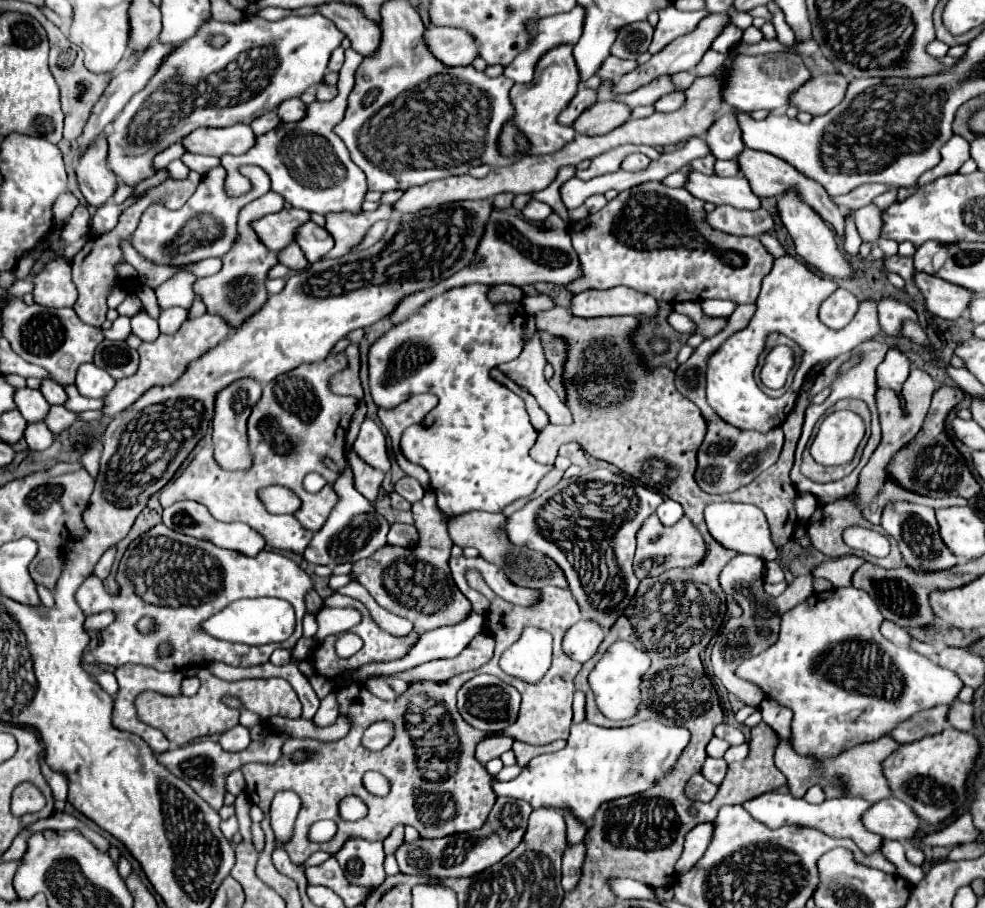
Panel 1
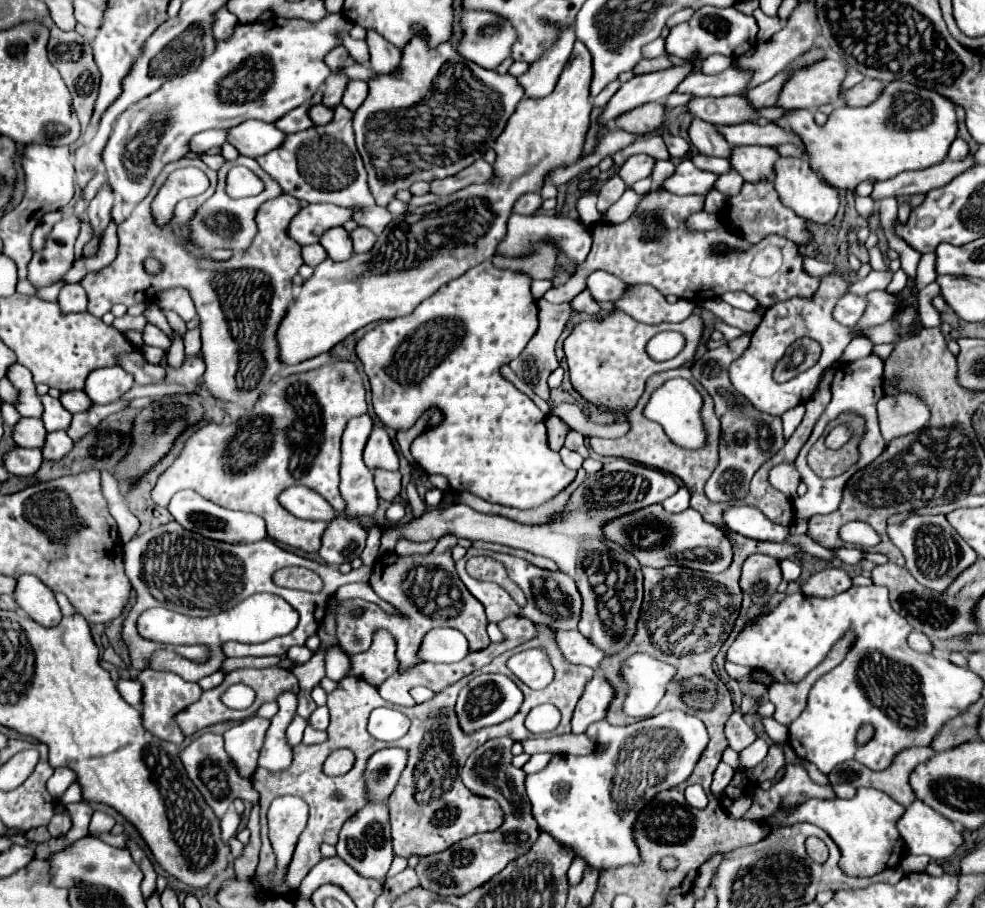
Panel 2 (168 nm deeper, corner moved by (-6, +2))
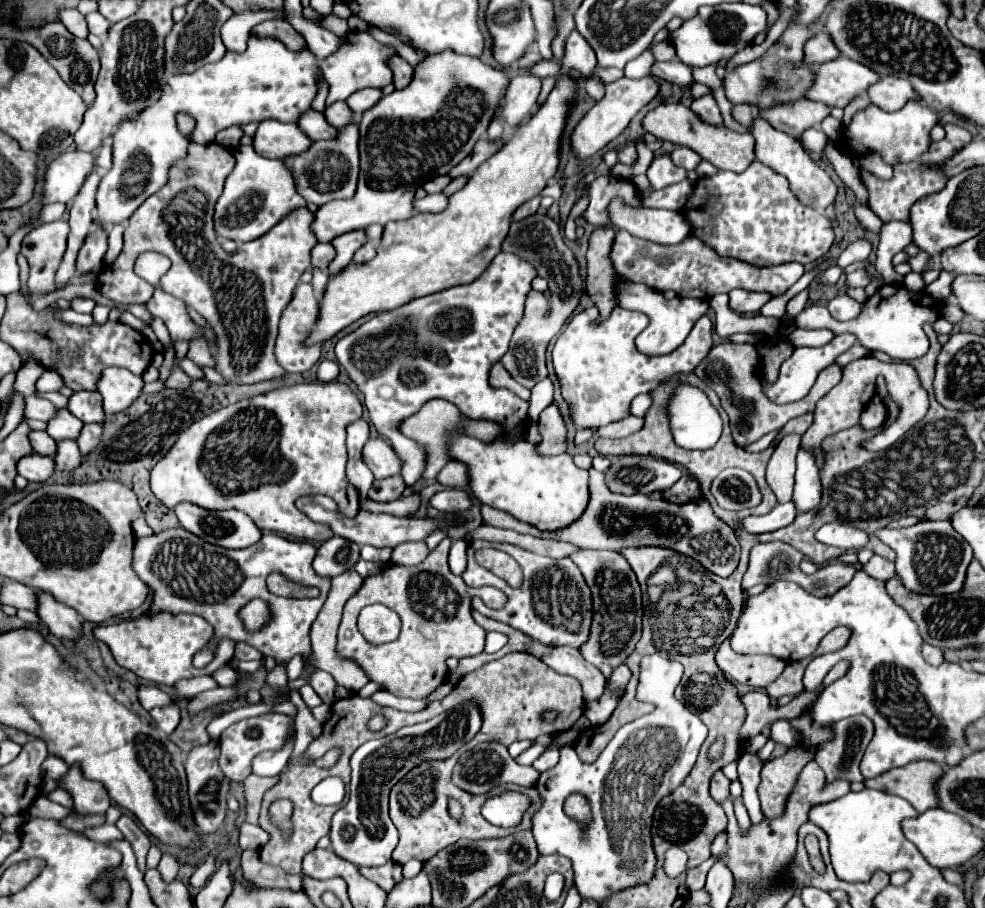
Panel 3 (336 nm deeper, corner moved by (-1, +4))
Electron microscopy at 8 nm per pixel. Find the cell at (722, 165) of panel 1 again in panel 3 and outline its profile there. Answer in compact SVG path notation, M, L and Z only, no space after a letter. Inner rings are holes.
M681 146L681 148L675 148L675 150L673 150L671 160L673 160L675 164L679 164L681 168L685 168L685 170L695 170L695 168L699 166L699 162L701 162L701 156L699 156L695 150Z

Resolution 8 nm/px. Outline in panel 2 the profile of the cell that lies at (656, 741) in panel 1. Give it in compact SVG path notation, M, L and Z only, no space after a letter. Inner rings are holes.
M674 710L674 712L662 712L658 716L622 728L608 724L606 720L600 720L594 722L586 734L598 746L604 746L602 754L586 754L586 756L556 754L542 772L530 774L526 778L526 792L532 804L532 816L538 822L538 828L542 832L550 834L562 846L572 848L574 854L580 856L588 868L602 872L620 866L636 866L640 864L640 850L634 840L634 824L638 812L660 790L670 790L682 784L692 774L704 748L708 746L706 726L700 718Z

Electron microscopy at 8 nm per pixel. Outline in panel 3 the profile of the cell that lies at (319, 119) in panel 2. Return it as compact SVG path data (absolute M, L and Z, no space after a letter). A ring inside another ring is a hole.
M335 102L335 104L327 106L323 114L325 114L327 122L329 122L331 126L335 126L335 128L343 128L345 124L353 122L353 114L351 114L351 110L347 108L345 102Z

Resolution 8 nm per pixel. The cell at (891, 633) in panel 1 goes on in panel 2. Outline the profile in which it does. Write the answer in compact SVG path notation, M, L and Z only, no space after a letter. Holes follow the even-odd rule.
M912 632L910 636L908 636L908 644L912 646L912 650L916 650L916 652L922 652L922 654L930 654L932 652L932 642L922 634L922 632Z

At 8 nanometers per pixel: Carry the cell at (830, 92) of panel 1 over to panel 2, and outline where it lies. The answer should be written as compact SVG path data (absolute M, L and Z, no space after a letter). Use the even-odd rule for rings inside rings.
M864 78L852 90L842 92L842 100L848 106L870 106L872 102L876 102L876 98L880 98L880 90L884 90L884 84L880 80Z

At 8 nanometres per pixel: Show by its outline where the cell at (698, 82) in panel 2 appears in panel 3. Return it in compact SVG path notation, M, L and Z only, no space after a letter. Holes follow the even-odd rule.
M823 20L815 22L811 28L807 26L789 26L781 38L757 60L747 62L737 66L735 70L727 72L723 78L723 88L725 96L729 98L731 104L757 104L757 106L771 106L771 104L781 104L781 102L791 102L799 100L805 96L807 88L811 86L811 80L815 78L815 72L811 66L801 64L803 58L803 44L809 40L811 34L819 32L819 26Z

